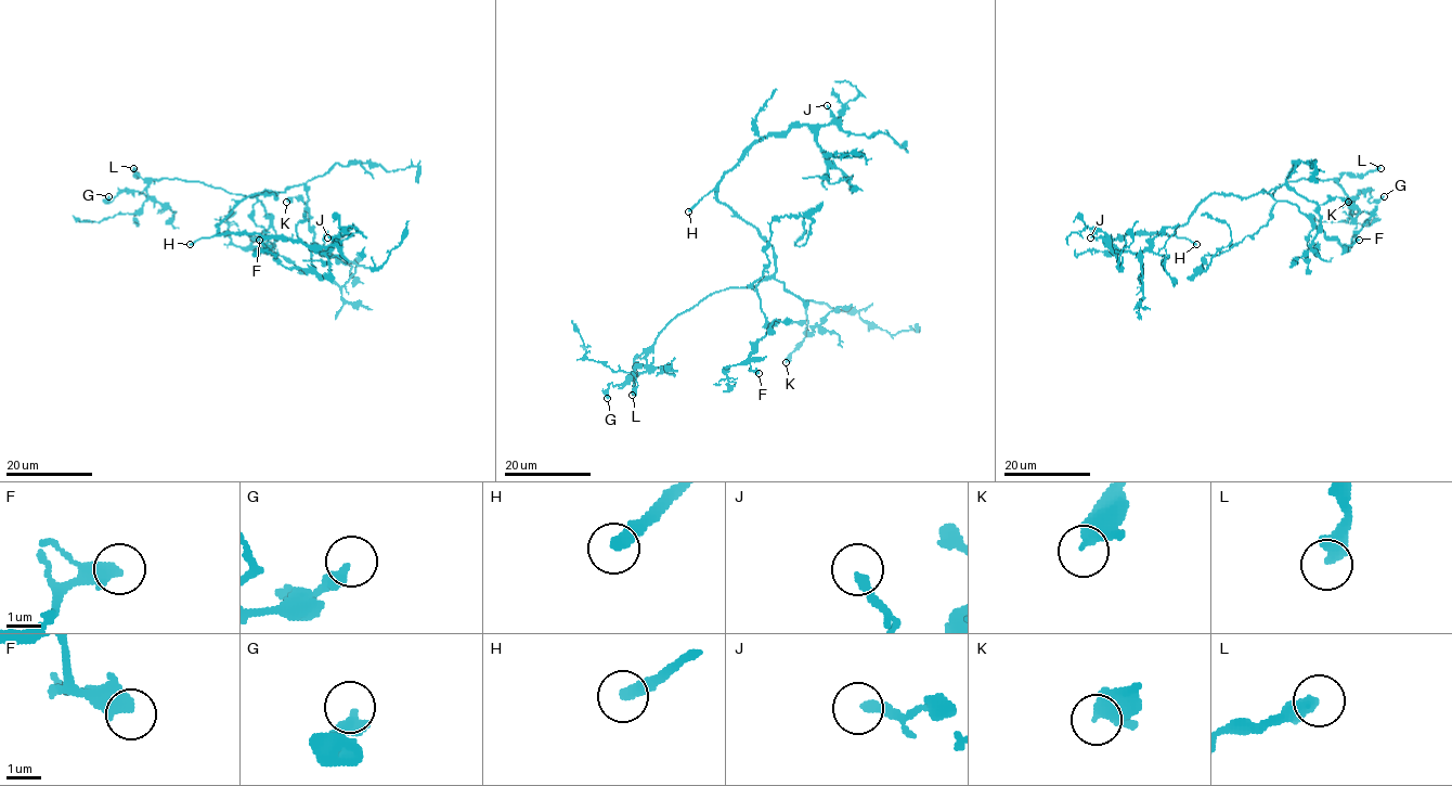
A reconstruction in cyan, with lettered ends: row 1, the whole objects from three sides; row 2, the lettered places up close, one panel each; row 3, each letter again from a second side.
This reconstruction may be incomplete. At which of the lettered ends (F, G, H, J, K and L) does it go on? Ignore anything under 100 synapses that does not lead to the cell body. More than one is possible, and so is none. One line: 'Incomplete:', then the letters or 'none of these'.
Incomplete: H

